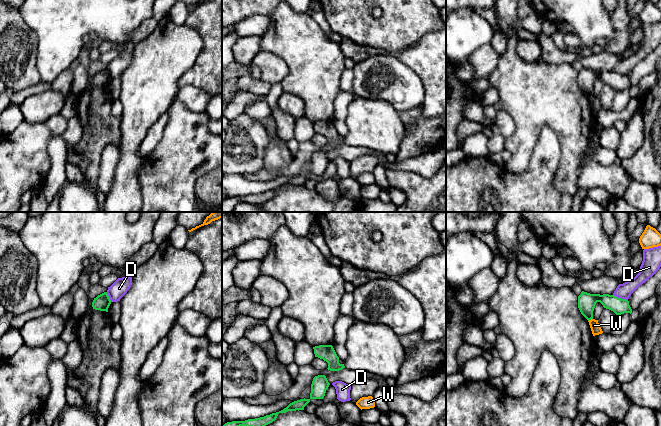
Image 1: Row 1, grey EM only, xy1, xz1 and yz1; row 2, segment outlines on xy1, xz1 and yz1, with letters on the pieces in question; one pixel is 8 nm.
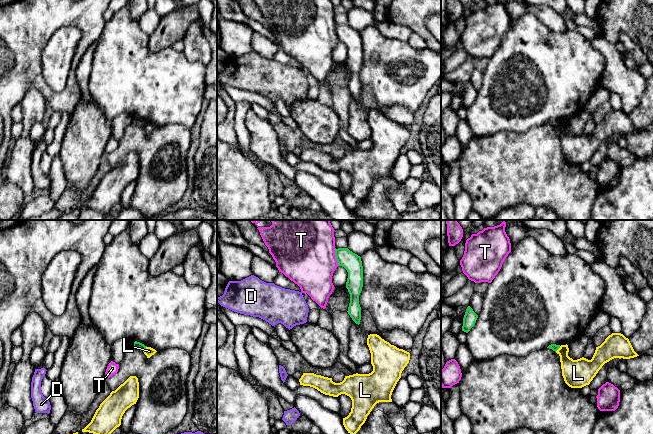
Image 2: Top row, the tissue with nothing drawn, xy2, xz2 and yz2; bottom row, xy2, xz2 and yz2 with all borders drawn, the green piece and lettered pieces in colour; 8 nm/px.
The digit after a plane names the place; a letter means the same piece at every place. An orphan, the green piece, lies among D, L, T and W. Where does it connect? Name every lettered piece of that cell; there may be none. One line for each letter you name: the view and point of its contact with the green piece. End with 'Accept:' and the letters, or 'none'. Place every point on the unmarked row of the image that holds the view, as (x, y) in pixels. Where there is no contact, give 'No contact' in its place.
Accept: none

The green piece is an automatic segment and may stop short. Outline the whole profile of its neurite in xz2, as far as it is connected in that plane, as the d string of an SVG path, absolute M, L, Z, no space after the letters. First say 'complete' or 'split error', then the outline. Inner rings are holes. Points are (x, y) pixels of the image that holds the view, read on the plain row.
complete | M348 24L335 25L335 32L338 41L344 43L348 48L346 64L350 70L350 79L347 88L352 96L359 101L361 96L359 71L363 63L363 42L361 33Z

